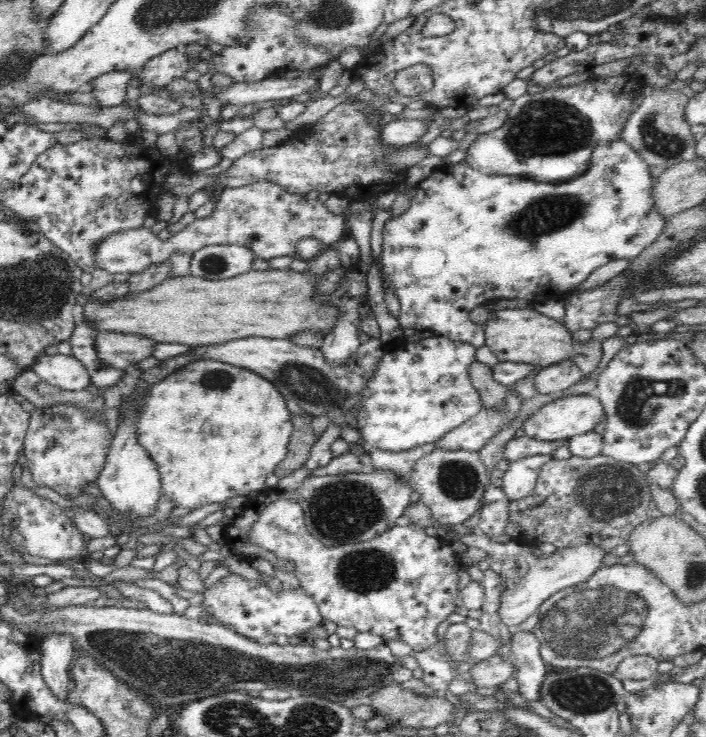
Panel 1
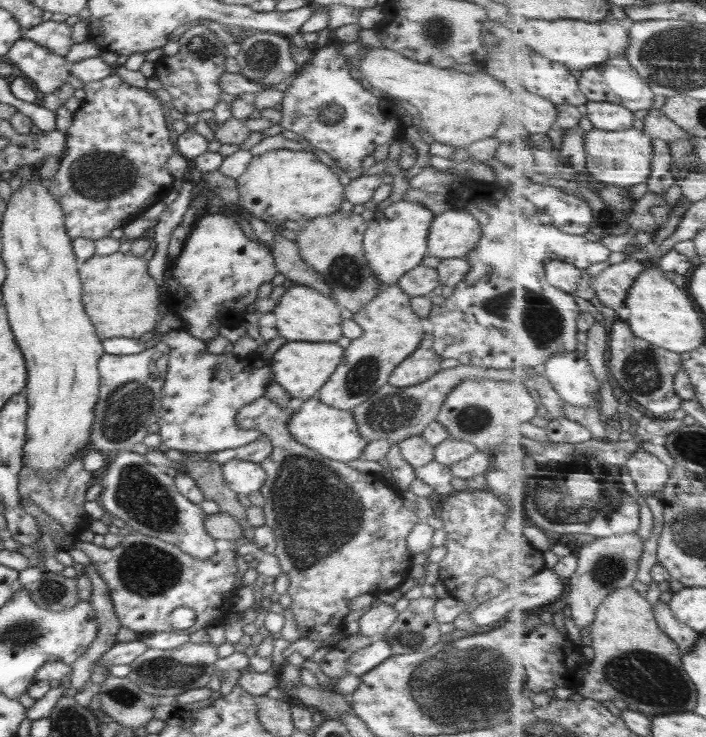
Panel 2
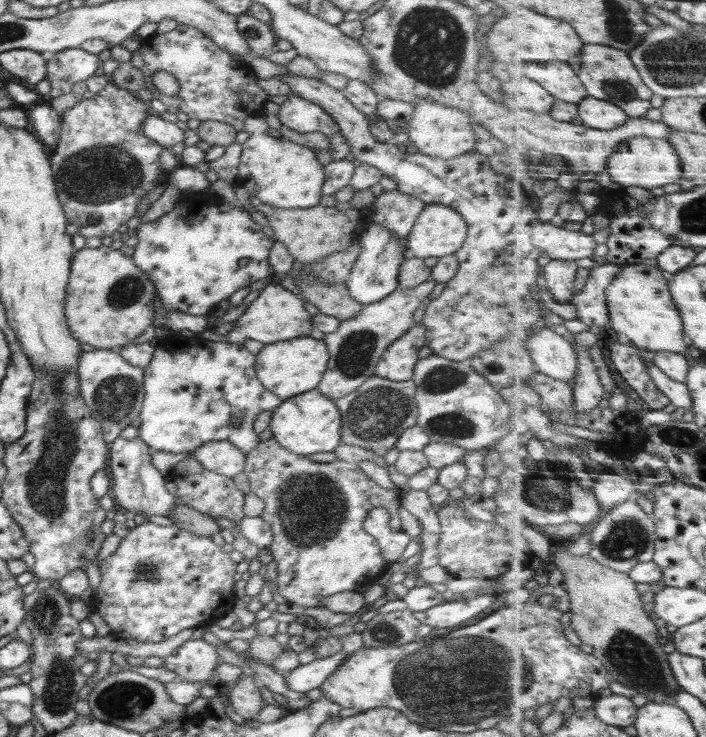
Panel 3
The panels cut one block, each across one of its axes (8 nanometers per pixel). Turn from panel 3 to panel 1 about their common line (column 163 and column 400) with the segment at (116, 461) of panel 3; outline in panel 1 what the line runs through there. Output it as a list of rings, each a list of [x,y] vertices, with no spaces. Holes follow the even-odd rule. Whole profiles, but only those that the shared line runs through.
[[[366,468],[361,472],[348,472],[345,474],[311,476],[309,475],[302,485],[293,492],[282,492],[281,497],[297,502],[304,511],[306,529],[316,539],[326,546],[345,545],[353,542],[371,541],[380,534],[390,530],[396,520],[402,516],[406,507],[411,503],[410,496],[414,494],[413,488],[394,471],[373,470]]]

